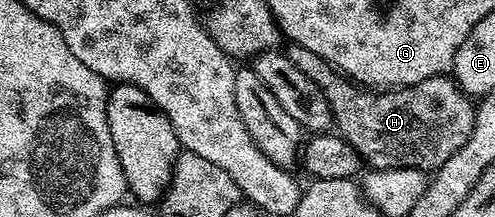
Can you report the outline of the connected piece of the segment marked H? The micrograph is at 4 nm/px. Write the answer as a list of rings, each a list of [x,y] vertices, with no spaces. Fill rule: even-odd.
[[[290,43],[284,54],[322,92],[330,104],[336,131],[361,155],[370,169],[418,168],[433,174],[471,138],[475,104],[448,75],[396,90],[357,90],[354,81],[338,72],[315,50]]]

